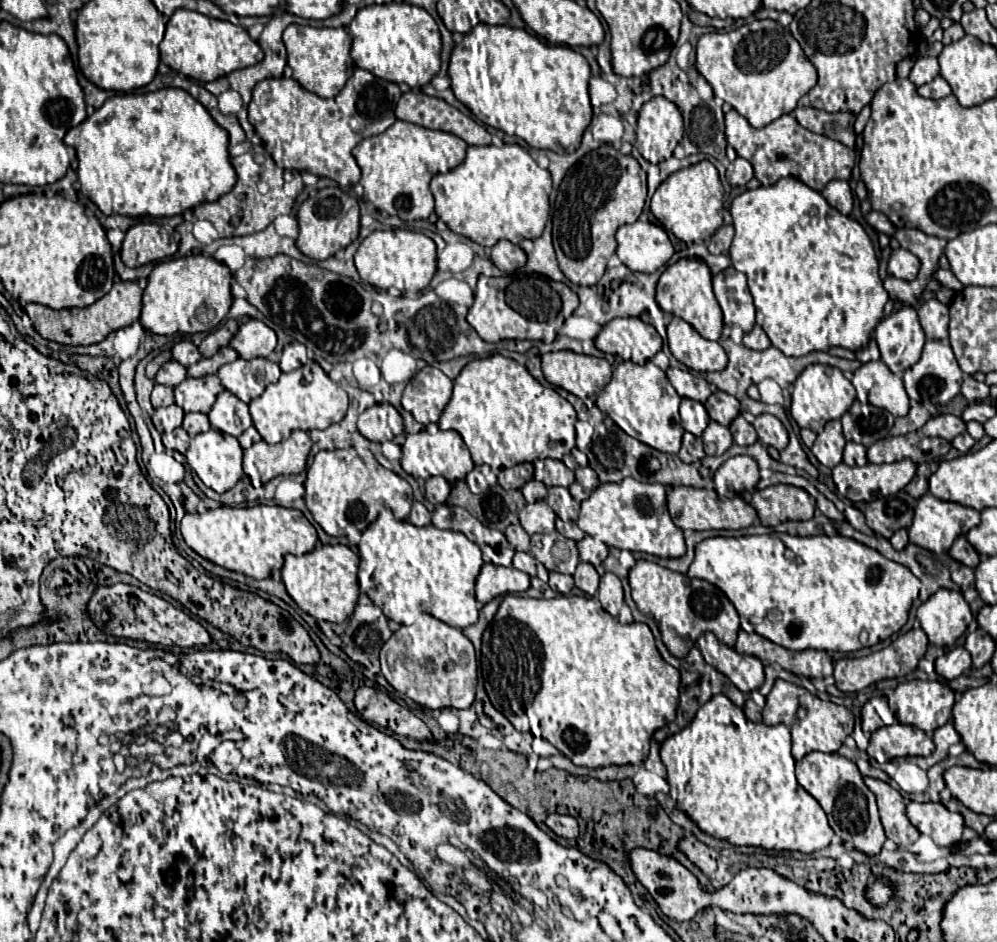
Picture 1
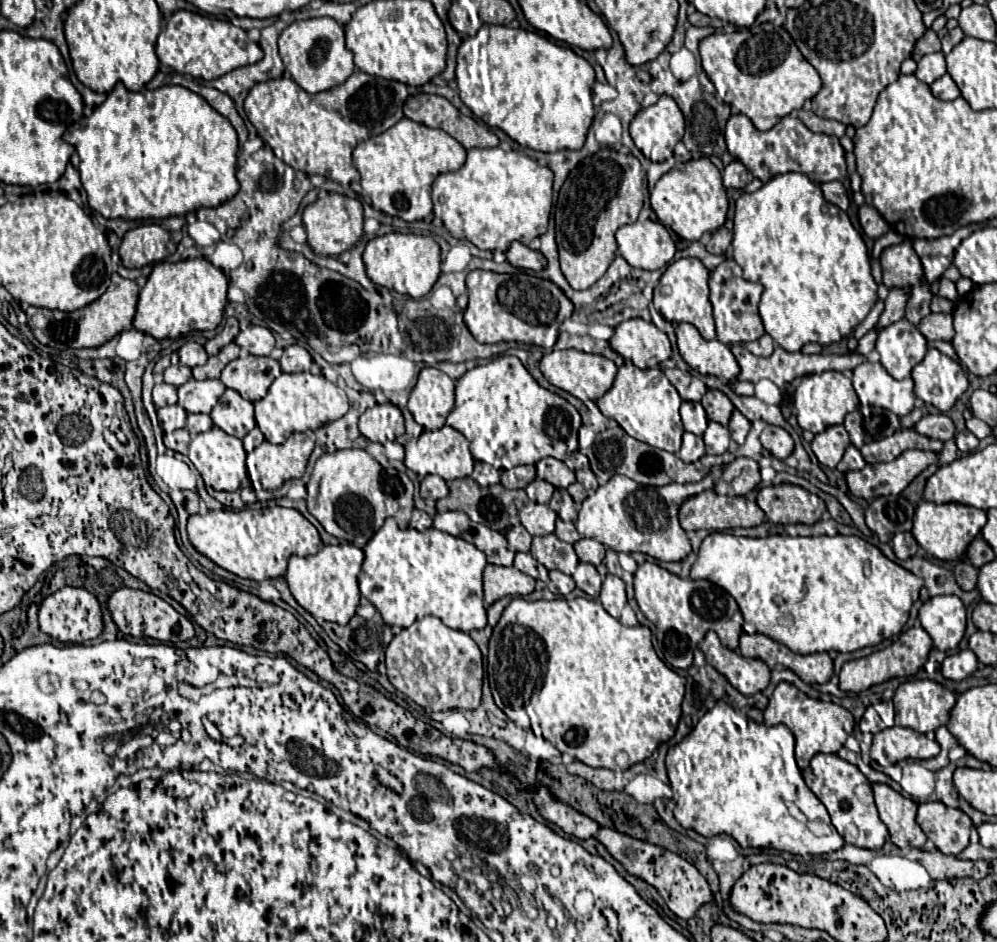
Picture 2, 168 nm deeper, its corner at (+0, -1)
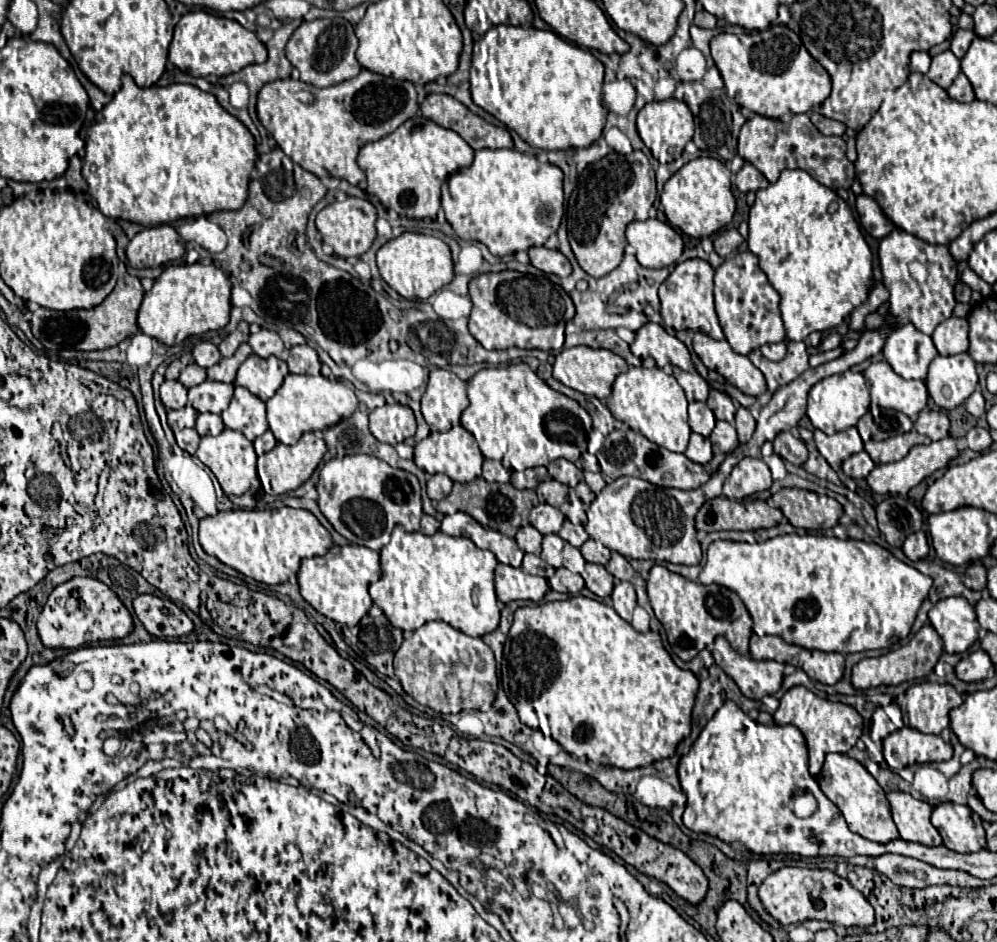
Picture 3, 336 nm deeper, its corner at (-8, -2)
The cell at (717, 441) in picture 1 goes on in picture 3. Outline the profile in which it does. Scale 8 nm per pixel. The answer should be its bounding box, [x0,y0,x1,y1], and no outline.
[710,421,738,455]

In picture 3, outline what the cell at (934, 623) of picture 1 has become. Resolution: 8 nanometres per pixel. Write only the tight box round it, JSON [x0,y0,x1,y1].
[928,597,980,653]

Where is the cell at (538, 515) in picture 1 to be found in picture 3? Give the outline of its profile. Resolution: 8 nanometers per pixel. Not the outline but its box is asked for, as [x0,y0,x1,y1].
[530,503,564,535]

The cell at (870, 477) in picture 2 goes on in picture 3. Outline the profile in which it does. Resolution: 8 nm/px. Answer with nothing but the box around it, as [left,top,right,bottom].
[866,437,958,495]

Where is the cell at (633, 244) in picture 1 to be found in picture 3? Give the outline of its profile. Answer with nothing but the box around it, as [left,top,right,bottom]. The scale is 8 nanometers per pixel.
[626,219,684,269]

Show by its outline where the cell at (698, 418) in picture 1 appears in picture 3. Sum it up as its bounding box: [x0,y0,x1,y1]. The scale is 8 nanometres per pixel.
[688,403,716,437]

